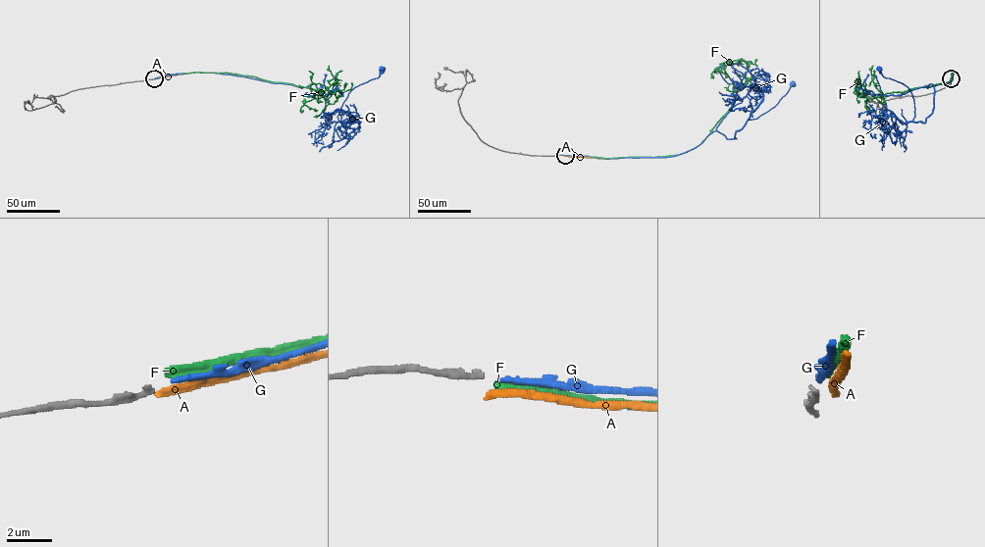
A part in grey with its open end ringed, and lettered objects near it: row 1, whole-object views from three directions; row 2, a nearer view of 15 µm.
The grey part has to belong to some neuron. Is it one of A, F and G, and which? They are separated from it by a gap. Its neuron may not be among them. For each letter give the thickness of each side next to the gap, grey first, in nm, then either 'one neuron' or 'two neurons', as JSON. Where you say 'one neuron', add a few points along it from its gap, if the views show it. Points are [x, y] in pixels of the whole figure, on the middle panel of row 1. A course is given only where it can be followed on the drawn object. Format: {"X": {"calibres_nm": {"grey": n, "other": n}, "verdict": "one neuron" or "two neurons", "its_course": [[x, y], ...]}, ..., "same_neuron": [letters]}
{"A": {"calibres_nm": {"grey": 240, "other": 320}, "verdict": "two neurons"}, "F": {"calibres_nm": {"grey": 240, "other": 360}, "verdict": "two neurons"}, "G": {"calibres_nm": {"grey": 240, "other": 240}, "verdict": "one neuron", "its_course": [[566, 155], [664, 157], [695, 148], [714, 131], [736, 138], [749, 117], [773, 107], [793, 84]]}, "same_neuron": ["G"]}

